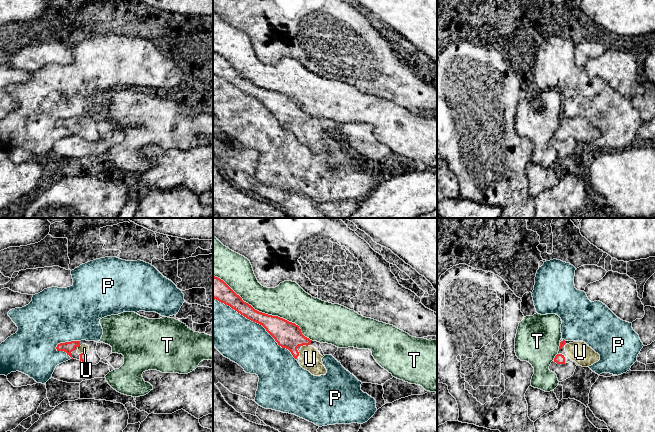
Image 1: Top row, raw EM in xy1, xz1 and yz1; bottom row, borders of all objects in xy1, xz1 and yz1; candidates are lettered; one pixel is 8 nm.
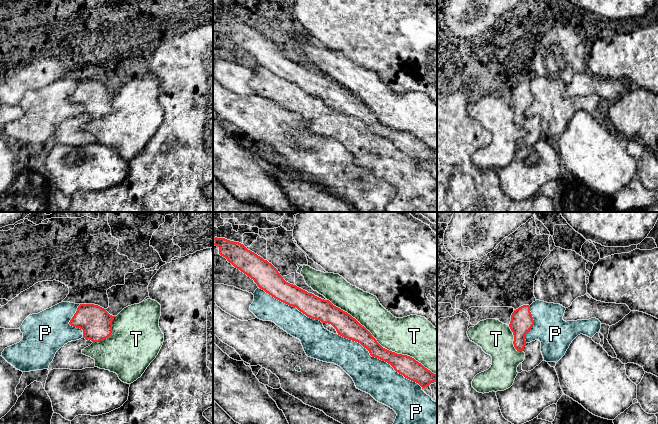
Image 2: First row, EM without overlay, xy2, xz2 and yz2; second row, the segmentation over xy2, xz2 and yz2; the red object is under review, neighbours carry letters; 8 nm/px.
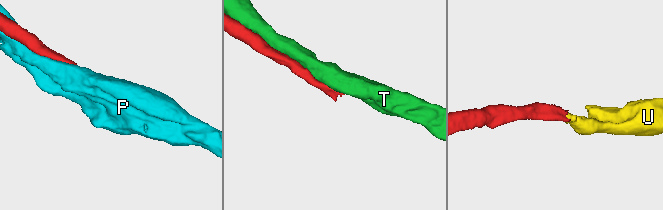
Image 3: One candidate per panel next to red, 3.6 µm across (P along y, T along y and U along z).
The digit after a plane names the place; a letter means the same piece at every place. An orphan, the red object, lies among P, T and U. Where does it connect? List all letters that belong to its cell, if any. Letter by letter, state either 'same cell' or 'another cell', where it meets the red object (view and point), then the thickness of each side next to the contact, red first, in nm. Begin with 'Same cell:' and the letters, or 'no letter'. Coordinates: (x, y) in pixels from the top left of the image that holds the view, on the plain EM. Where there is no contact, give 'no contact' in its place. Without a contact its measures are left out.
Same cell: U
P: another cell | xz2 (379, 134) | 160/280 nm
T: another cell | xz2 (380, 121) | 160/300 nm
U: same cell | xy1 (83, 128) | 60/70 nm

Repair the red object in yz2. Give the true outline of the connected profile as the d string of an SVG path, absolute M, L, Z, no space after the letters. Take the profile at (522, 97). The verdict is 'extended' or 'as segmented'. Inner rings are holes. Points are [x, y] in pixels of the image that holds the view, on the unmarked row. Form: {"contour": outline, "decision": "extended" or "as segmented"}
{"contour": "M523 81L514 86L511 91L509 103L514 111L514 123L517 127L523 127L526 119L525 112L534 101L529 81Z", "decision": "as segmented"}

